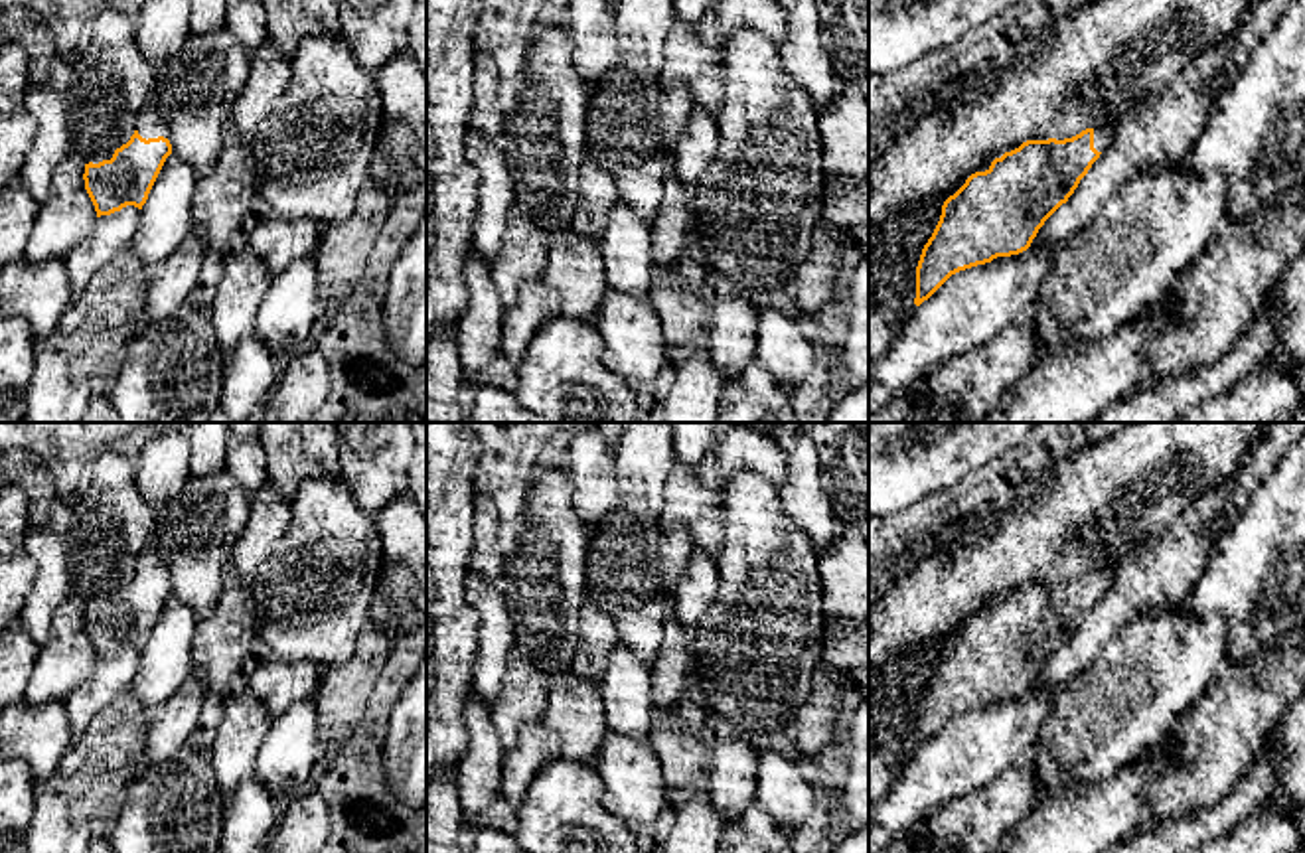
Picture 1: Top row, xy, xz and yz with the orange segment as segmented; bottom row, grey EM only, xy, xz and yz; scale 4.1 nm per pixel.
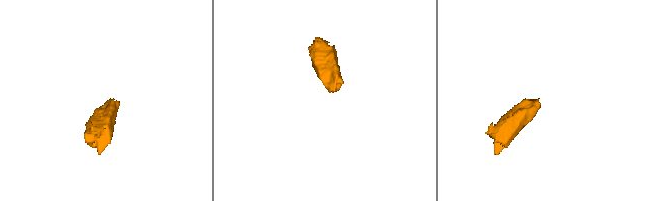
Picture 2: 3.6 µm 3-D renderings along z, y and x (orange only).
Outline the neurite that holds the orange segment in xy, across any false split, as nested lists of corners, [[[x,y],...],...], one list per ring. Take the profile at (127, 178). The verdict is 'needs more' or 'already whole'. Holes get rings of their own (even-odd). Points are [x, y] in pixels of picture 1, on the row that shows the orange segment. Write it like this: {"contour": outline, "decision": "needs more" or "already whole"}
{"contour": [[[152,99],[136,118],[136,130],[111,160],[85,164],[85,190],[97,217],[120,211],[126,205],[142,209],[148,194],[172,154],[170,132]]], "decision": "needs more"}

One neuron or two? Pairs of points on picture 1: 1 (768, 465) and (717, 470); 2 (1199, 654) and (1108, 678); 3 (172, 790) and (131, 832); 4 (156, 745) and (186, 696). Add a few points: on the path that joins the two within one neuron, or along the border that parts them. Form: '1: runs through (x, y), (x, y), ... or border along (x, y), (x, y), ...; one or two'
1: runs through (757, 461), (729, 461); one
2: runs through (1177, 654), (1163, 660), (1146, 678), (1130, 678); one
3: runs through (162, 800), (141, 822); one
4: runs through (168, 733), (182, 707); one

